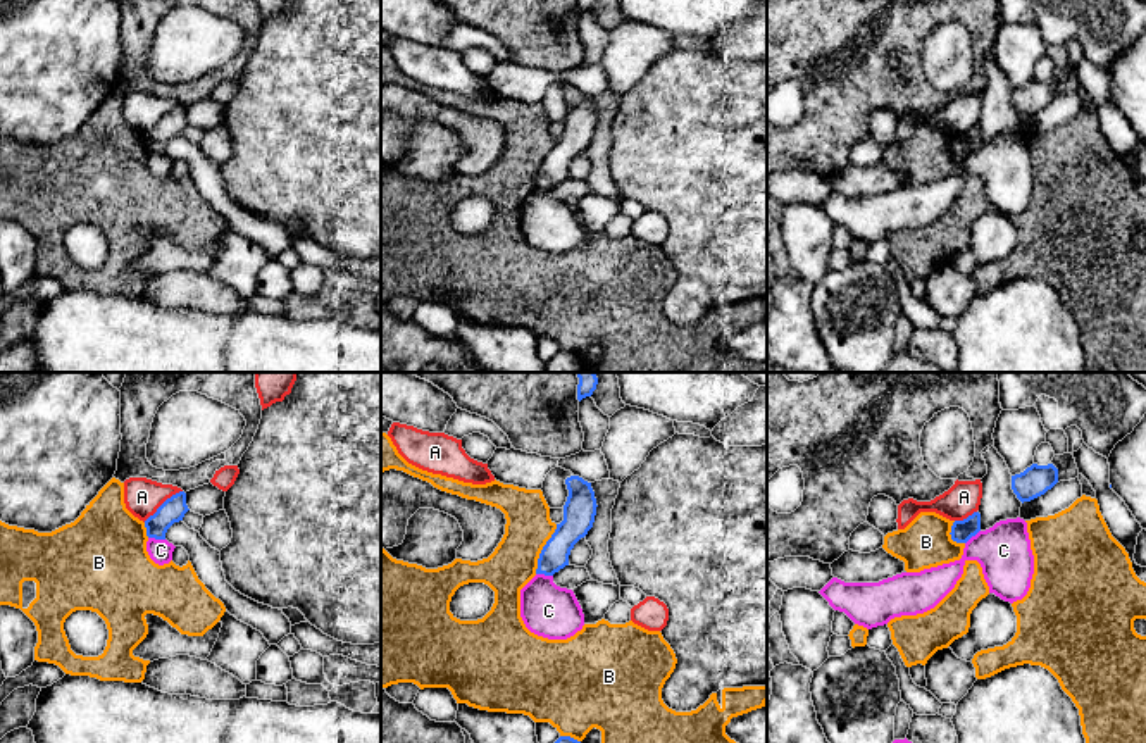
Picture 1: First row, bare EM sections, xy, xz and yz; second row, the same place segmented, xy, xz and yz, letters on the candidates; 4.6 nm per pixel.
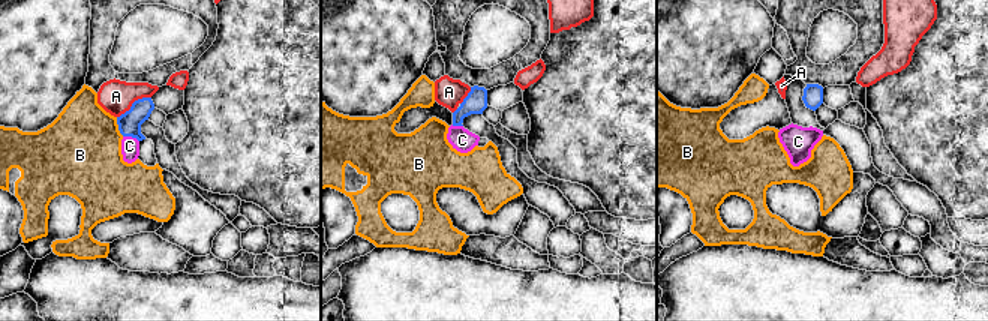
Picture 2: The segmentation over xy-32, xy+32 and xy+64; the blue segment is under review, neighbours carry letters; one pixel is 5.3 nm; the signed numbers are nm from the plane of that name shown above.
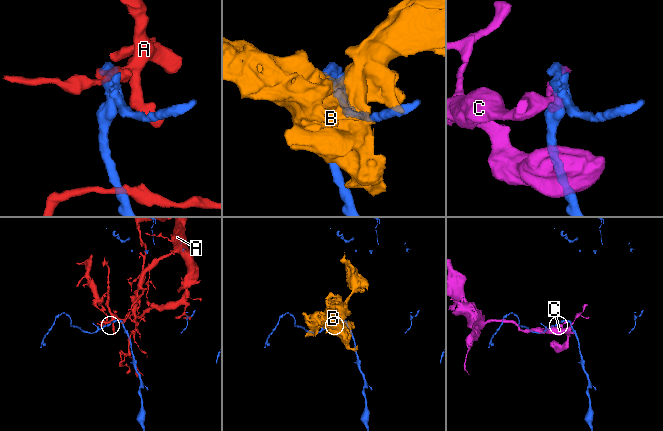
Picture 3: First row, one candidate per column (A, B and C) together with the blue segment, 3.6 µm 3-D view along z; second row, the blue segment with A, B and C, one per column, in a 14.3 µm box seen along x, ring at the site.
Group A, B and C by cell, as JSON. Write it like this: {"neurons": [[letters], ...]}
{"neurons": [["A"], ["B"], ["C"]]}

